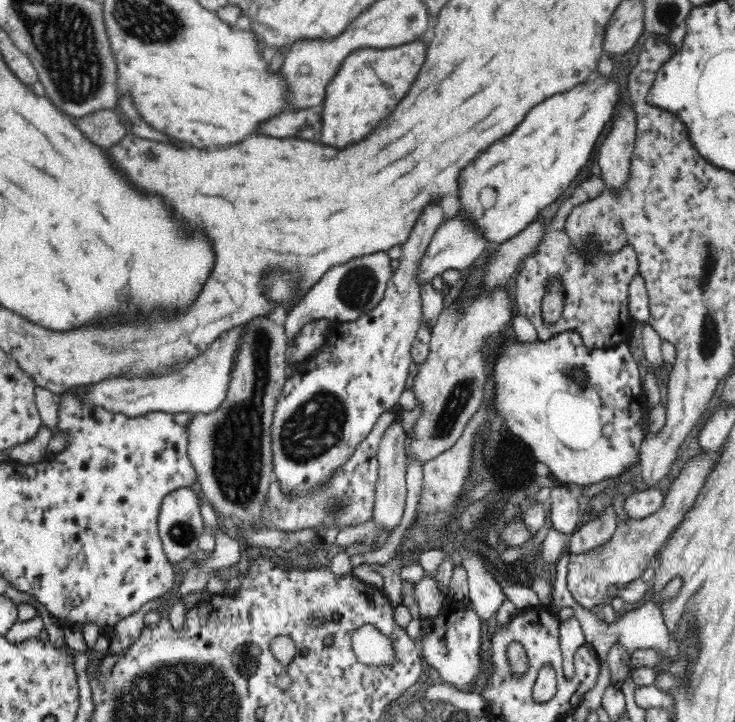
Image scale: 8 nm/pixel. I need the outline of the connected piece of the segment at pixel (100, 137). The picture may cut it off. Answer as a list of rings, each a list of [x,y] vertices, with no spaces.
[[[102,109],[86,116],[73,117],[73,121],[94,144],[106,148],[118,144],[130,134],[126,132],[118,114],[112,109]]]

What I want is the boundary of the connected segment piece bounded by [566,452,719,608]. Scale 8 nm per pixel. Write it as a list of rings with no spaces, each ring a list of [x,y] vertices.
[[[701,452],[691,457],[672,482],[662,508],[643,519],[619,520],[616,530],[603,546],[583,554],[571,553],[568,560],[567,587],[574,601],[582,608],[600,606],[604,600],[612,598],[608,592],[616,586],[622,590],[633,580],[638,580],[648,566],[655,564],[656,558],[668,542],[669,534],[684,520],[686,513],[694,506],[699,491],[704,487],[708,474],[713,470],[719,454]]]

